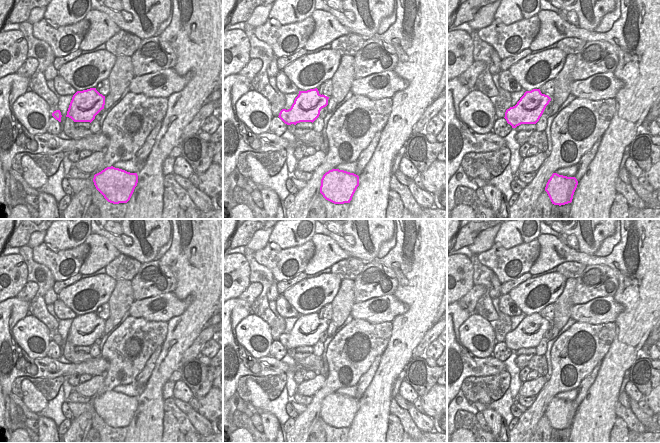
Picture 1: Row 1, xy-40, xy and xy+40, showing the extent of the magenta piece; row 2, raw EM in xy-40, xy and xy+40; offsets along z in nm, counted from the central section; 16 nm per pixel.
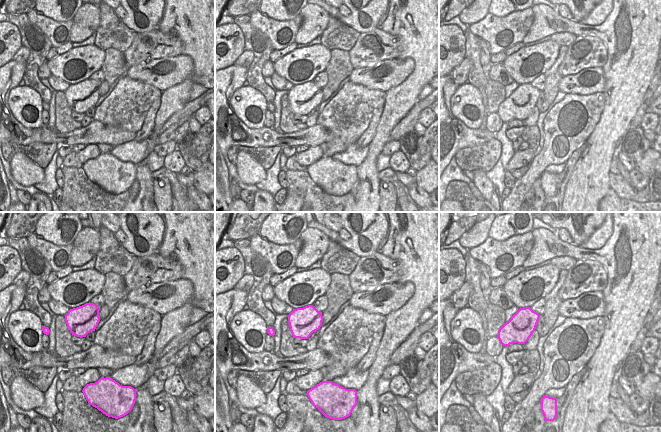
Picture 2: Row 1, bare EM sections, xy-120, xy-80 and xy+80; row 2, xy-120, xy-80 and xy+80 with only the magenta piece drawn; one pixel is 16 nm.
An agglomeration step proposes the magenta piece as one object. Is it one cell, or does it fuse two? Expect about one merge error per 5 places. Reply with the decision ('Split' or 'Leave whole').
Leave whole

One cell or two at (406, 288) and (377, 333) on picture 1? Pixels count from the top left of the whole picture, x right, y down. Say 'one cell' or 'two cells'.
two cells

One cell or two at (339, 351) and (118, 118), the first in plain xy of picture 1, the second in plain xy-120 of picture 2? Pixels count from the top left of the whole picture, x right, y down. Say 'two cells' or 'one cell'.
one cell

